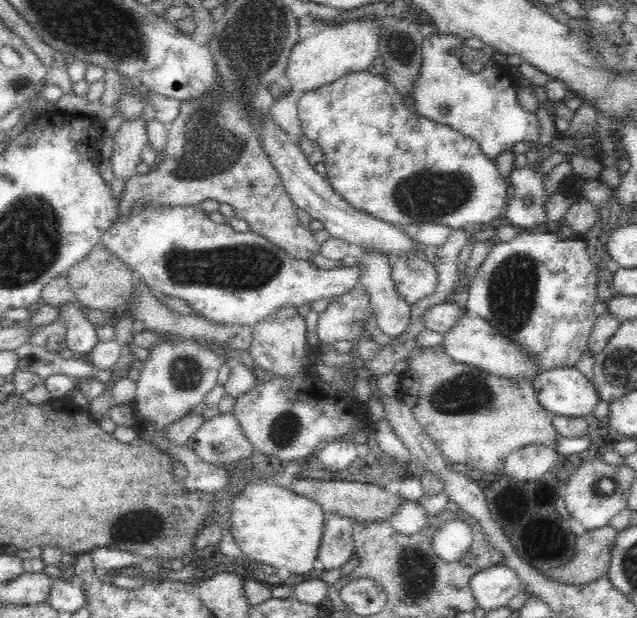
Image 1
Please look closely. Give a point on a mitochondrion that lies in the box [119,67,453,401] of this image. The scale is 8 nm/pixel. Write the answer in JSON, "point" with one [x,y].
{"point":[242,266]}

